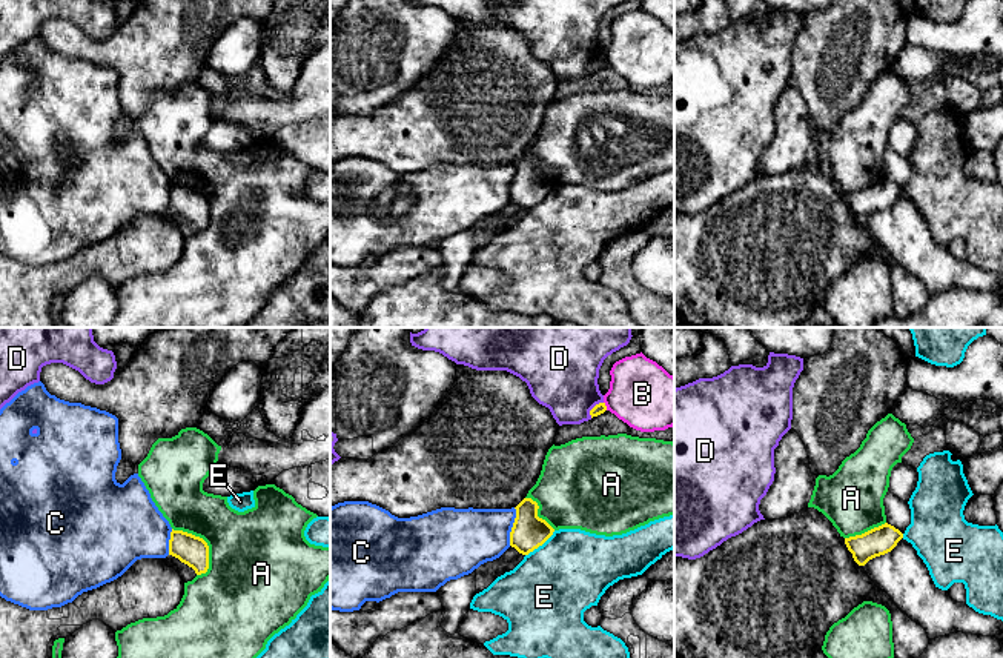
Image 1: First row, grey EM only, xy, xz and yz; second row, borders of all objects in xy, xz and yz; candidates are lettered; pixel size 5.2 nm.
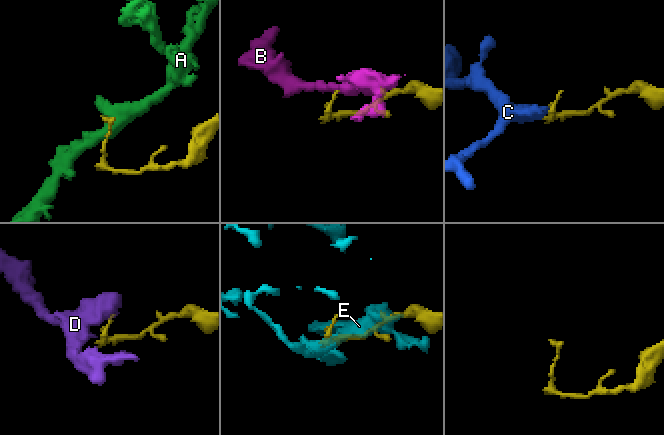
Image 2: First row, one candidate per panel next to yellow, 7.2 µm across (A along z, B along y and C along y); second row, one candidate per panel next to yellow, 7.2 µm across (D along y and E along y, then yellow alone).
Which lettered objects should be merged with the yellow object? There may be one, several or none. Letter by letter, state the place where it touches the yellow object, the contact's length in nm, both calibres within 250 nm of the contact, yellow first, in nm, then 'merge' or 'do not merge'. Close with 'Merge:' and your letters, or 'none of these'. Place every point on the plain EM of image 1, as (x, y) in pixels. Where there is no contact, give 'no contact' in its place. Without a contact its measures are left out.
A: meets yellow in xy at (205, 197); contact 300 nm long; 160 nm thick on the yellow side, 440 nm on the other; do not merge
B: meets yellow in xz at (605, 62); contact 50 nm long; 60 nm thick on the yellow side, 360 nm on the other; do not merge
C: meets yellow in xz at (513, 182); contact 200 nm long; 180 nm thick on the yellow side, 300 nm on the other; do not merge
D: meets yellow in xz at (593, 63); contact 110 nm long; 60 nm thick on the yellow side, 360 nm on the other; do not merge
E: meets yellow in xz at (539, 200); contact 200 nm long; 180 nm thick on the yellow side, 420 nm on the other; do not merge
Merge: none of these

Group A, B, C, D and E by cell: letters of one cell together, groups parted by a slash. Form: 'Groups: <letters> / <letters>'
Groups: A / B / C / D / E

